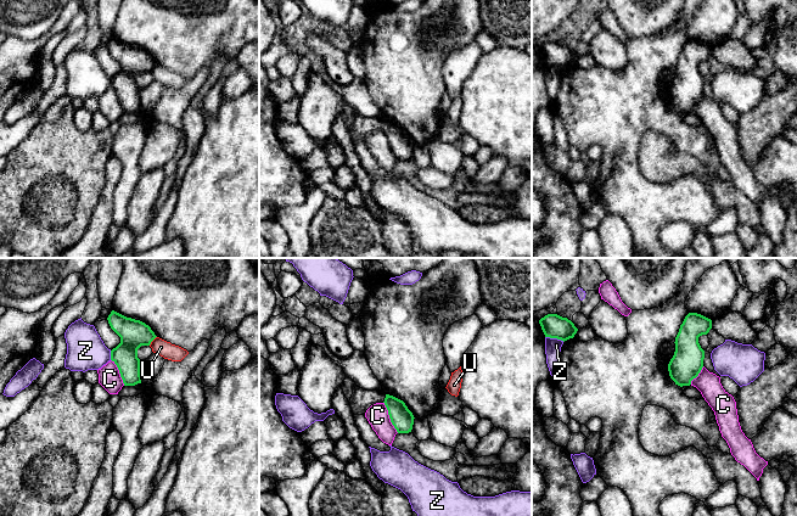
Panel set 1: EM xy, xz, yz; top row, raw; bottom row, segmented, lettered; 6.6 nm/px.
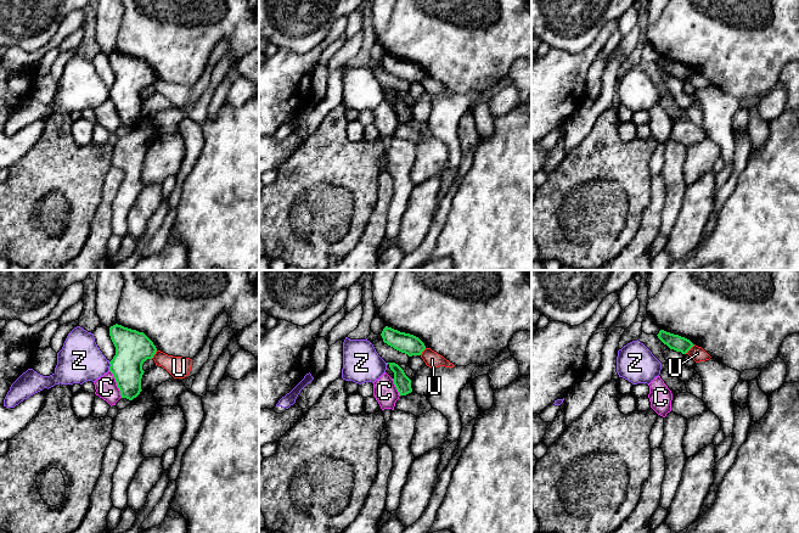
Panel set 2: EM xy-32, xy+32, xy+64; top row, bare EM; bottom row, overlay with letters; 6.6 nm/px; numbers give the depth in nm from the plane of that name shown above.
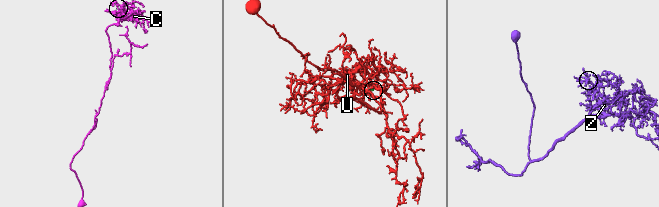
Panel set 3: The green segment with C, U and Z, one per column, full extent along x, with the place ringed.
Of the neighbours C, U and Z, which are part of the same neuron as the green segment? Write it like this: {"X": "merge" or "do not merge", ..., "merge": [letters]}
{"C": "do not merge", "U": "do not merge", "Z": "do not merge", "merge": []}

